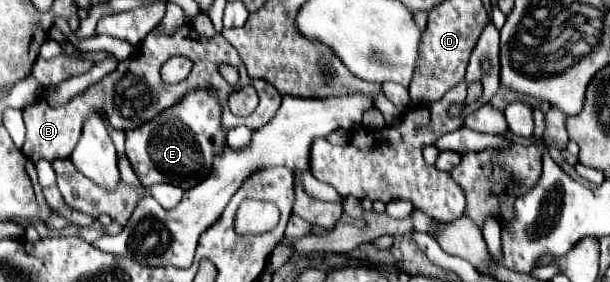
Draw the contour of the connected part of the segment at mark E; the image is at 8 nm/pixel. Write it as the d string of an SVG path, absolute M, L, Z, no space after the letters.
M193 91L187 93L173 109L157 115L153 121L125 133L125 155L145 187L155 183L181 185L191 189L203 181L213 165L213 157L225 143L225 129L221 125L221 105L215 93Z

